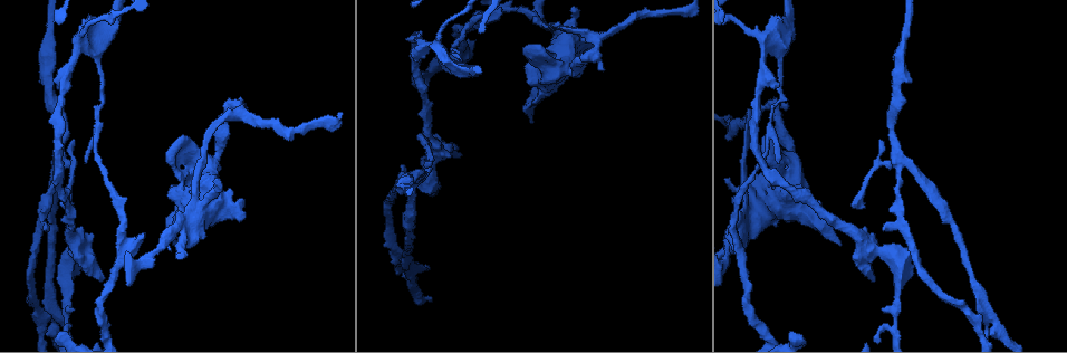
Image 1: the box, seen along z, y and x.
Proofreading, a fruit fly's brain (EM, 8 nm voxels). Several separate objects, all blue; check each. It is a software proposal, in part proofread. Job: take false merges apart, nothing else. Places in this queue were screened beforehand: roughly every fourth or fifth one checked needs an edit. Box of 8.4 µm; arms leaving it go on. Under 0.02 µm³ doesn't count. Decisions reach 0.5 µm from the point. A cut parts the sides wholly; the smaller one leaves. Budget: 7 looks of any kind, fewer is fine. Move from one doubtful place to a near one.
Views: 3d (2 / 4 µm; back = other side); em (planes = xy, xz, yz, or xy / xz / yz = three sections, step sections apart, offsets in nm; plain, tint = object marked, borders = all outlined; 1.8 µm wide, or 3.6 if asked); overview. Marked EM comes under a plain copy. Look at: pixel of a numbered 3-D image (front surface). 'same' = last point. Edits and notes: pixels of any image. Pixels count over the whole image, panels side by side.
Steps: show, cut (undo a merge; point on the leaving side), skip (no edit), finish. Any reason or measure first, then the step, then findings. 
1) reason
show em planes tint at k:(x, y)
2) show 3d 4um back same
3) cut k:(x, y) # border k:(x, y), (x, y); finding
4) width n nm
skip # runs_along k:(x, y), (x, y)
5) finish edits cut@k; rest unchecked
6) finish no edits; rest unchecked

four or more arms meet
show 3d 2um at 1:(418, 180)

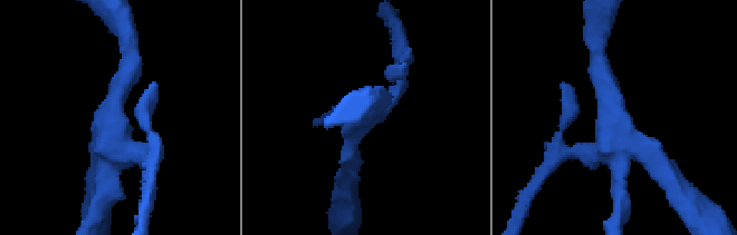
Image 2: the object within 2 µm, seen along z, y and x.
now the EM
show em yz step 4 tint at 2:(616, 137)

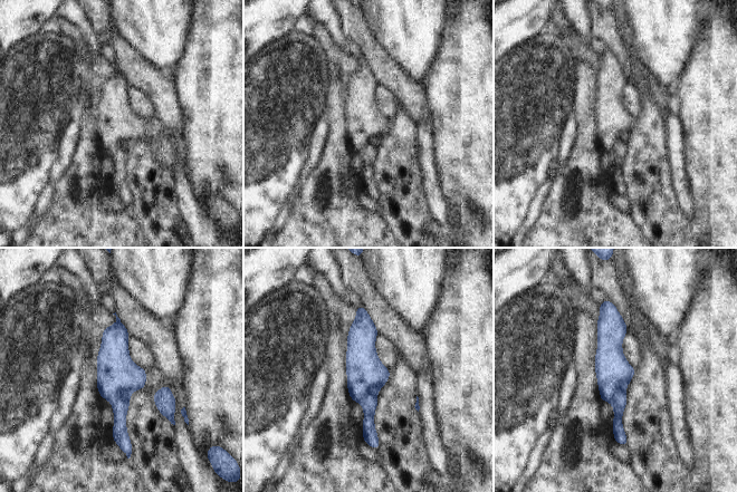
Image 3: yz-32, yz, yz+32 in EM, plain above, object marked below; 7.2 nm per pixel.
show em planes tint same

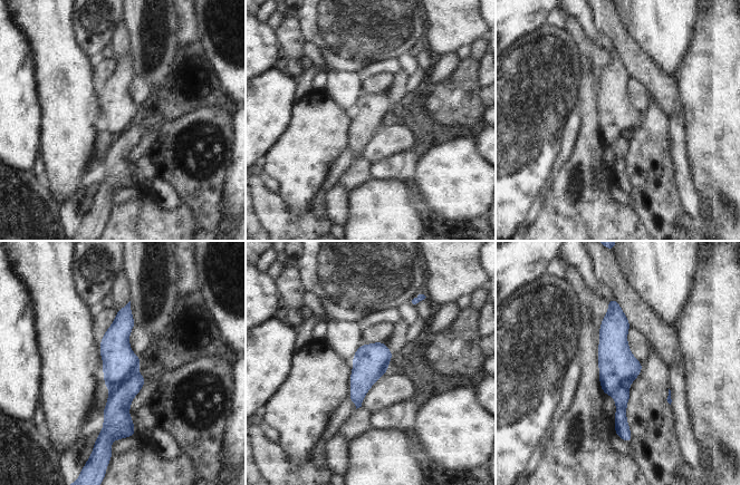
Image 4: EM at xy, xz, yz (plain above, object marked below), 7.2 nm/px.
cut 4:(116, 414) # border 4:(137, 370), (115, 389), (111, 390); a second neuron is stuck on

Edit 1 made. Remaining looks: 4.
see it whole again
show overview

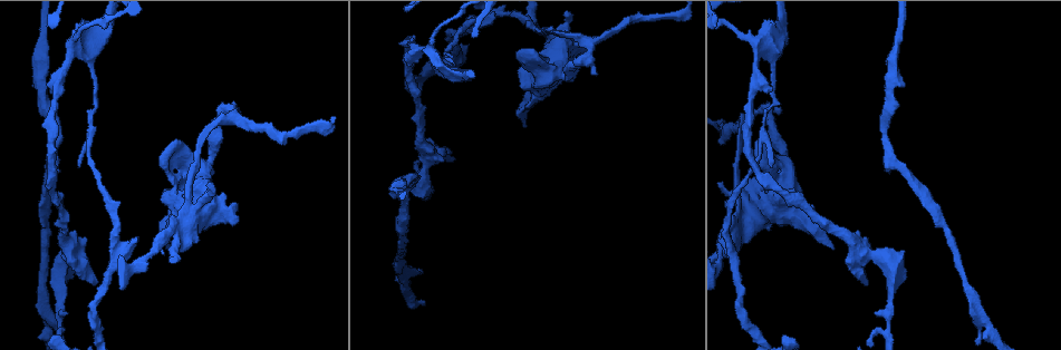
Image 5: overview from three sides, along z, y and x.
small branch off a trunk
show em planes tint at 5:(433, 52)

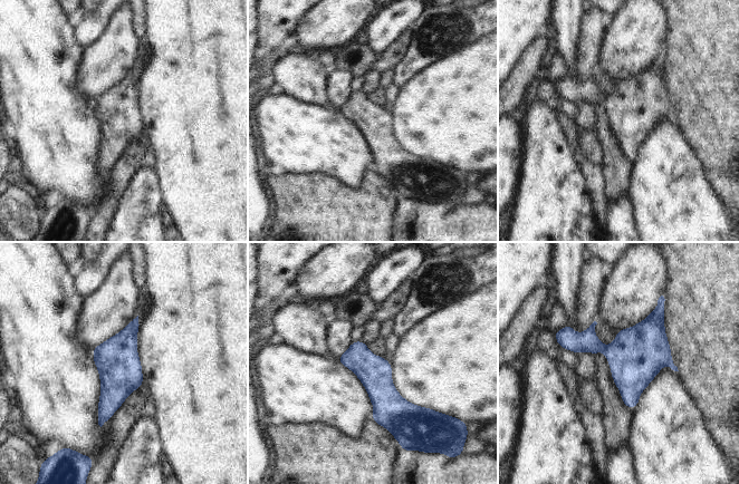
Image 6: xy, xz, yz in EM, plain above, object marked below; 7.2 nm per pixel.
width 240 nm
skip # runs_along 6:(357, 344), (396, 429); all the same neuron

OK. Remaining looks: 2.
narrows sharply
show 3d 4um at 5:(184, 236)

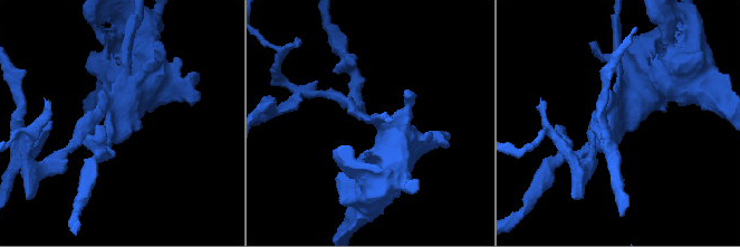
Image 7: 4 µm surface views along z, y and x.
arms 3; arm_widths 180, 180, 380 nm
show em planes borders at 7:(119, 123)

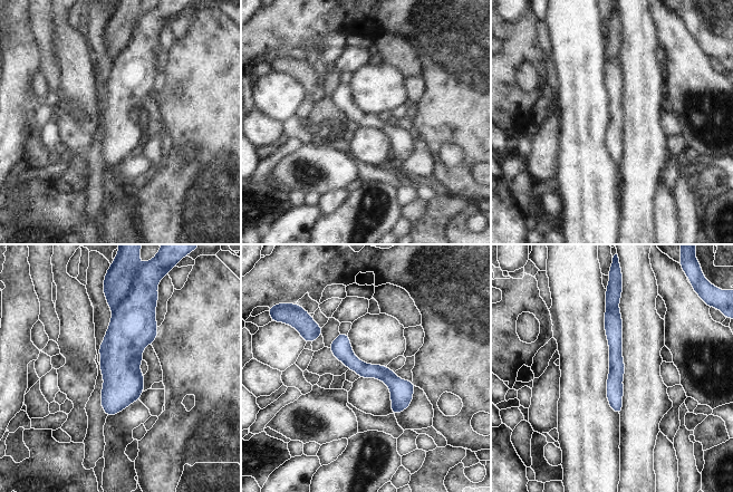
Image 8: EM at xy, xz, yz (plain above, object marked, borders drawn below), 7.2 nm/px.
cut 8:(117, 282) # a second neuron is stuck on

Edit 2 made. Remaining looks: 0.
finish edits cut@4, cut@8; rest unchecked

